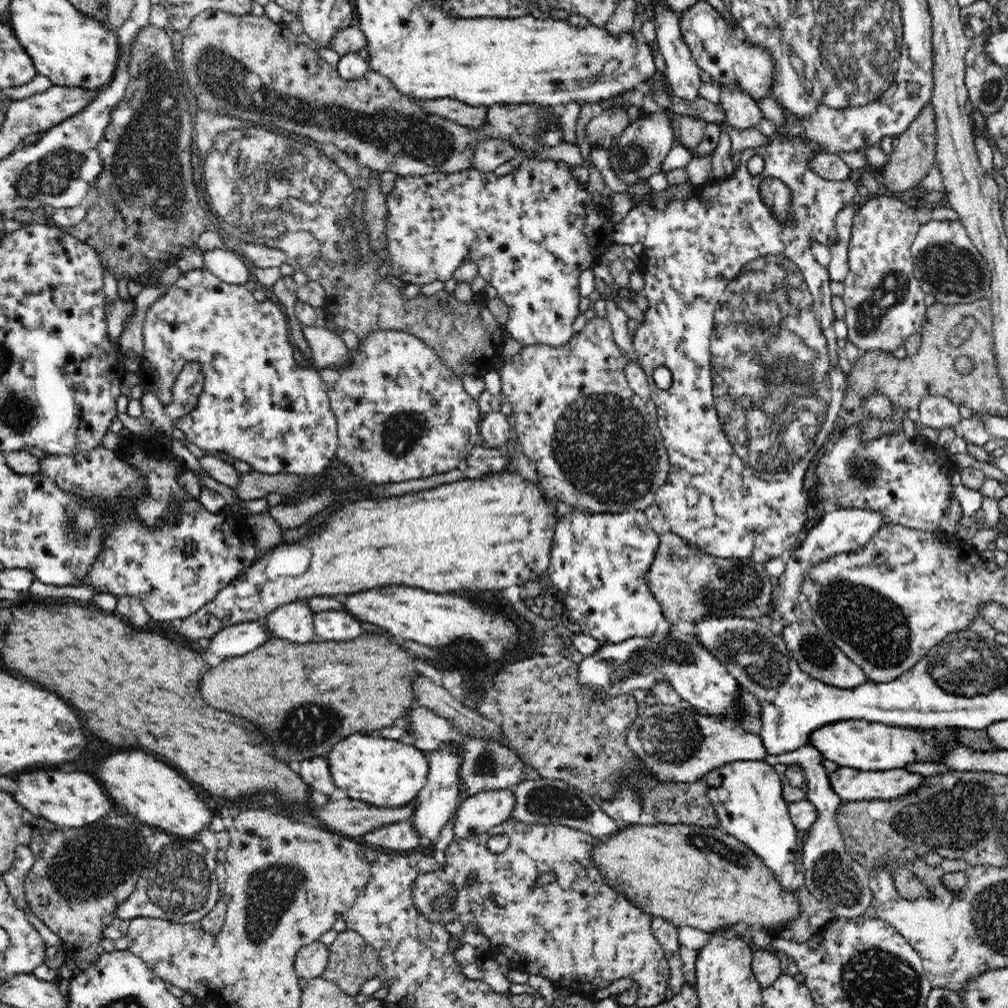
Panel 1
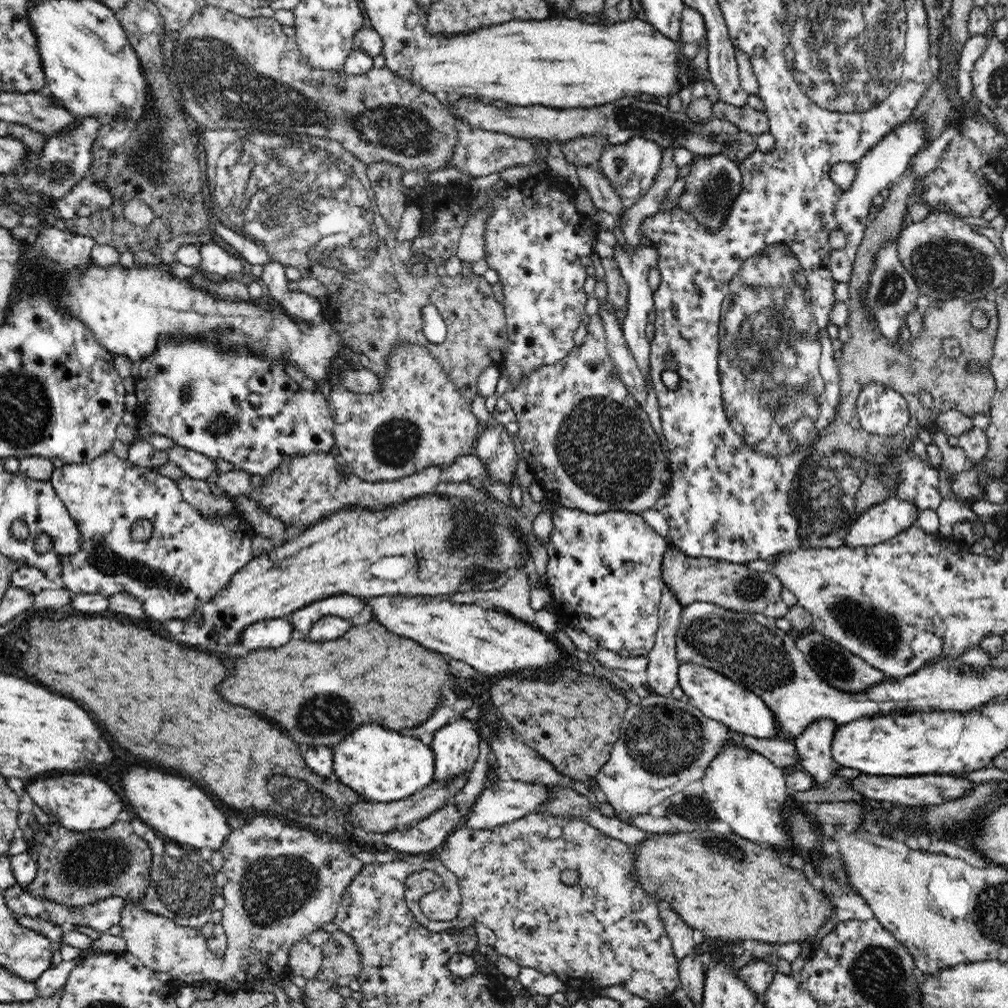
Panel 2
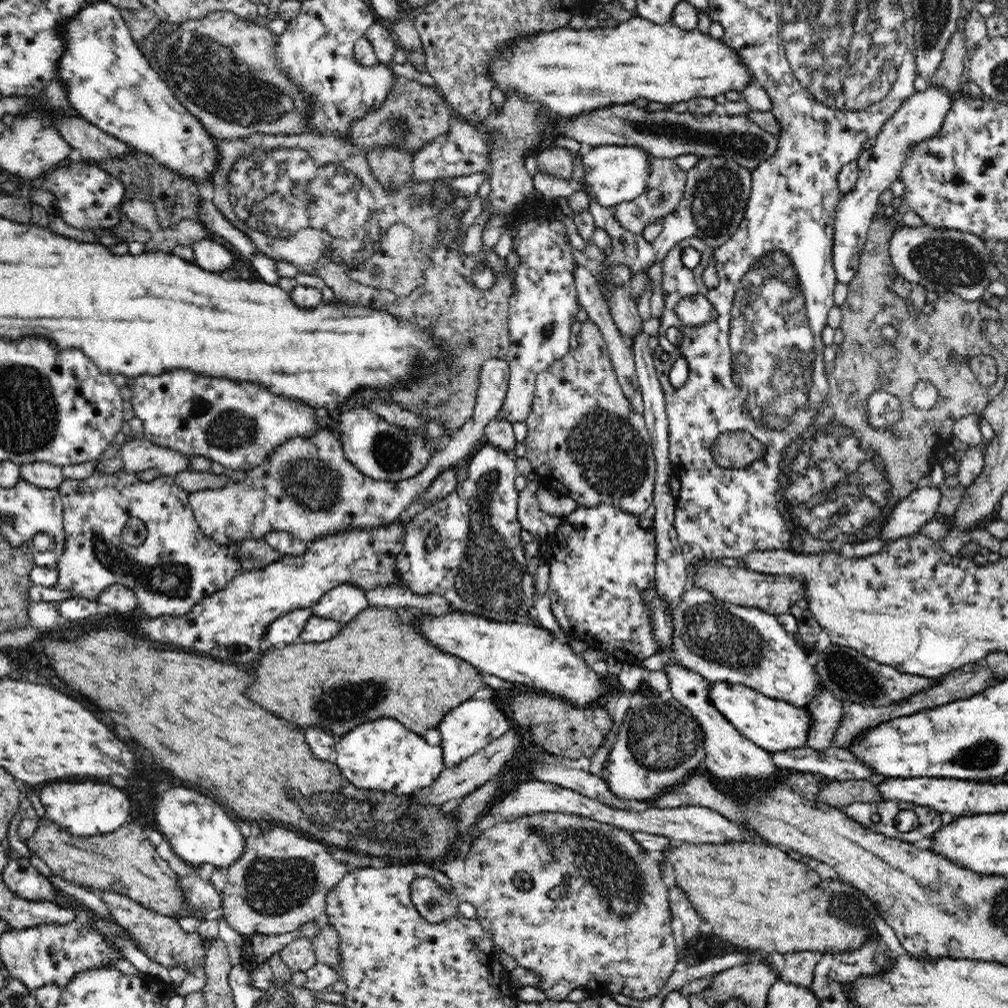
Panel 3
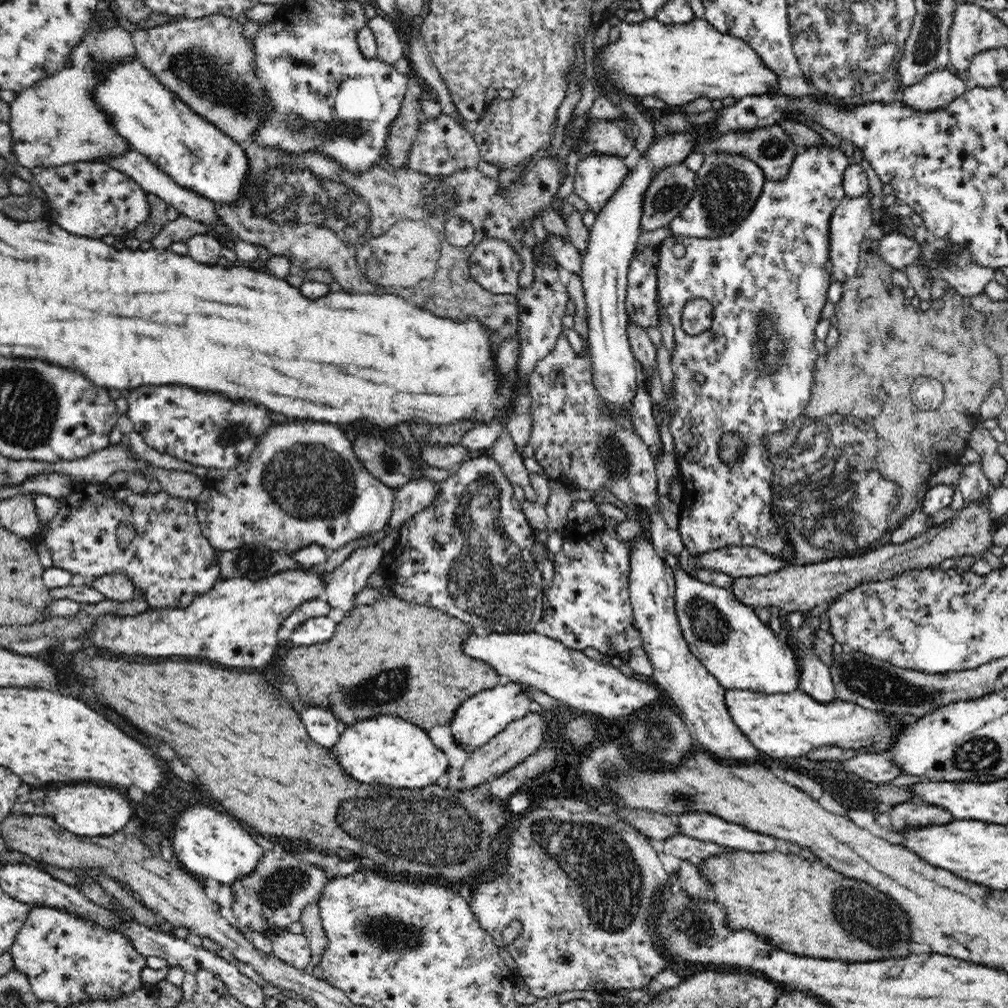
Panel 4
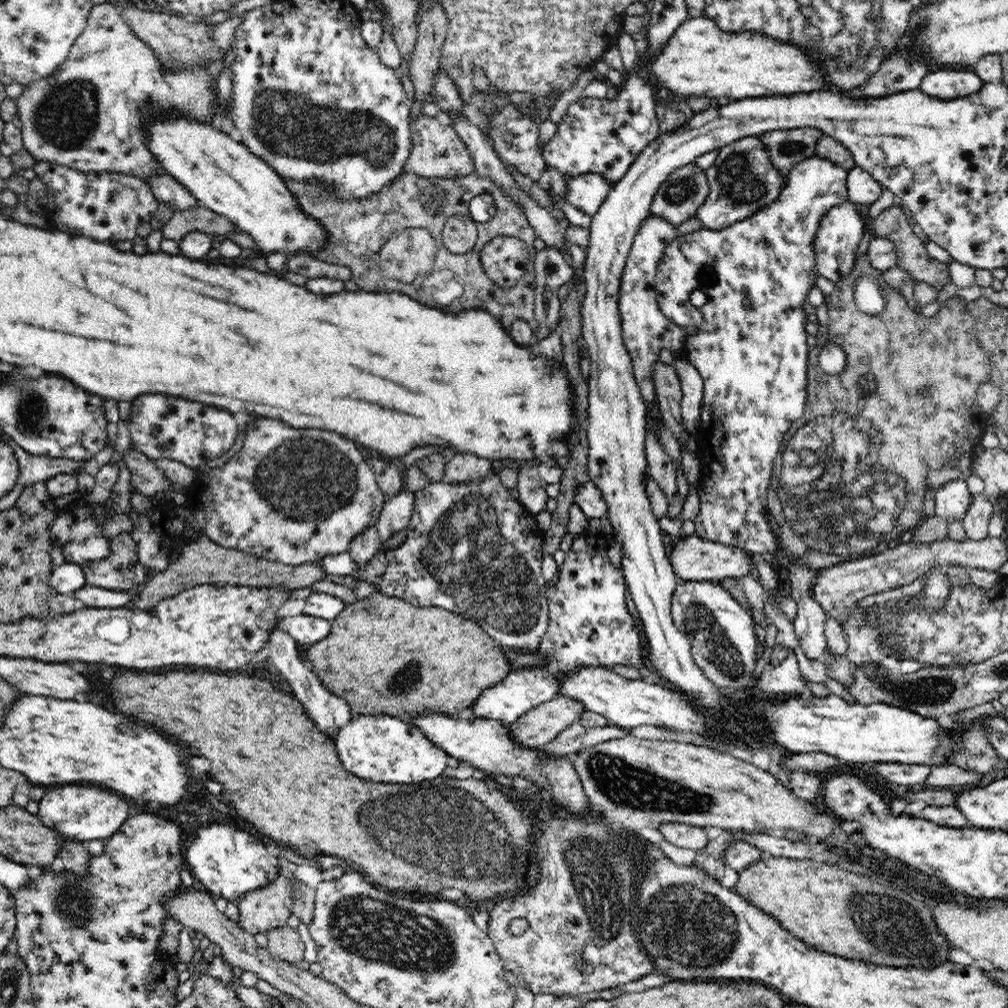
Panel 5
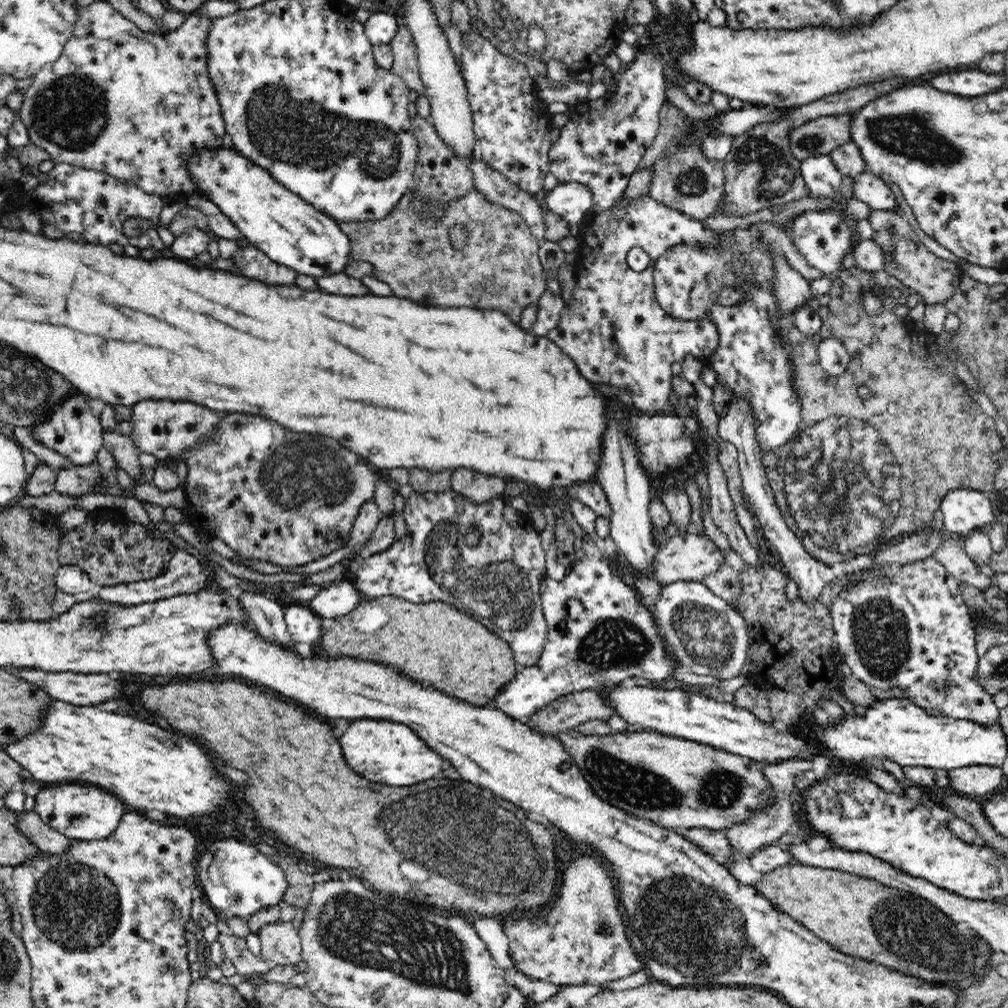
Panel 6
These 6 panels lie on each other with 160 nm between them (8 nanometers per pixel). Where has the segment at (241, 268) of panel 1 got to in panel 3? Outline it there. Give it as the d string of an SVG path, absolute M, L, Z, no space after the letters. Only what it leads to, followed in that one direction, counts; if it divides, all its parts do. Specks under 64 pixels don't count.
M201 239L192 246L194 253L194 263L208 272L223 272L233 266L236 261L232 255L223 245L212 239Z

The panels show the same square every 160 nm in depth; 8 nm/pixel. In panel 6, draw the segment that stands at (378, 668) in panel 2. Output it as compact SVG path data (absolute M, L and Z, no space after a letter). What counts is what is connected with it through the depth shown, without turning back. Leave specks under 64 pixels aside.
M384 596L365 598L352 612L334 619L328 631L321 636L320 644L328 658L350 656L358 660L374 660L390 664L394 670L410 676L414 682L430 684L448 696L466 700L468 704L483 706L496 698L498 691L514 678L515 653L507 642L486 630L480 622L454 610L445 602L434 601L416 604L402 597Z

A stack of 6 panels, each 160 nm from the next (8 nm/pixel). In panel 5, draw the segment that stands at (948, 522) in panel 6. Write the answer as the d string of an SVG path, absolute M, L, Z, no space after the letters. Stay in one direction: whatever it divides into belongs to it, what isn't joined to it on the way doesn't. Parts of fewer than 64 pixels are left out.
M953 480L938 487L935 492L935 514L949 523L961 521L972 502L965 480Z

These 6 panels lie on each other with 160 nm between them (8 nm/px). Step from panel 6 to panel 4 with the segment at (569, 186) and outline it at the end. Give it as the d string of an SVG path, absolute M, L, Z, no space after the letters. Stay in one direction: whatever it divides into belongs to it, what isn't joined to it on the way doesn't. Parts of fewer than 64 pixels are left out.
M584 155L577 164L574 192L597 213L618 192L628 172L630 167L618 155Z

